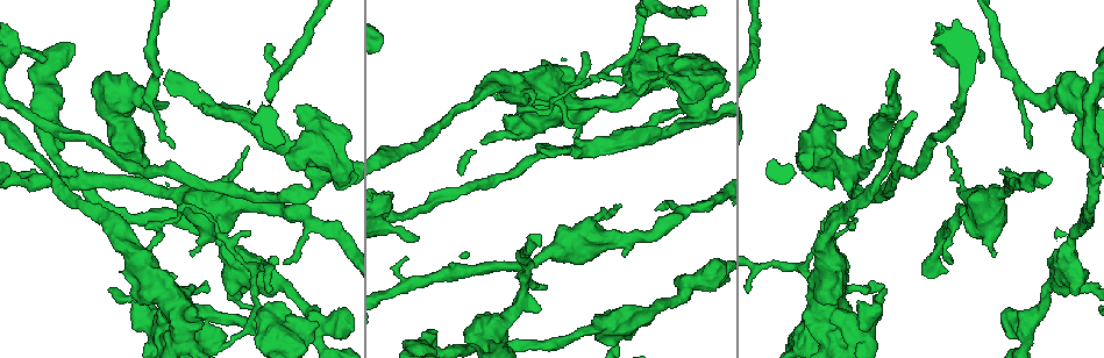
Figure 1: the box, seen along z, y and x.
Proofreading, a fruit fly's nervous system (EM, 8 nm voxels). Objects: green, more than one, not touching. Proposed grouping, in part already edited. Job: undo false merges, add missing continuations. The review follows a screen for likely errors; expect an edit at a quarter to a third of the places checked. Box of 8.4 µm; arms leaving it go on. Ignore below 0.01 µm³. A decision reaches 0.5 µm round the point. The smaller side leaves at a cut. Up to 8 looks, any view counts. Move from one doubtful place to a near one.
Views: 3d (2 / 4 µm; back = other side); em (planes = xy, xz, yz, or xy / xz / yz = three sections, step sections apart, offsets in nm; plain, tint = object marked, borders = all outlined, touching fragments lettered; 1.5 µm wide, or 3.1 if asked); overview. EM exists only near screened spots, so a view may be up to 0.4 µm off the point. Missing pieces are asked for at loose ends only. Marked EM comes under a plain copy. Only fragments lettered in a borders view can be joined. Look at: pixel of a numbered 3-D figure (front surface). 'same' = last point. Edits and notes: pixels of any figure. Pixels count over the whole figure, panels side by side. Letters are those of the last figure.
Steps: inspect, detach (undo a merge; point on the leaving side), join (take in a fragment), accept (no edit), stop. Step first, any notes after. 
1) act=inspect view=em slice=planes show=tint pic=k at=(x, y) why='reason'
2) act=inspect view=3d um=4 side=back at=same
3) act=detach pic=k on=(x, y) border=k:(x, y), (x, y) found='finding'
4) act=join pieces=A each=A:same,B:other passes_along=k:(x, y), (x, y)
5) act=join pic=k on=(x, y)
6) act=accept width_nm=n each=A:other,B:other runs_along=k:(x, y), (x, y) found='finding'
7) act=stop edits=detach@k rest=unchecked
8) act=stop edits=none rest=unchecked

act=inspect view=3d um=4 side=back pic=1 at=(993, 252) why='an open end'

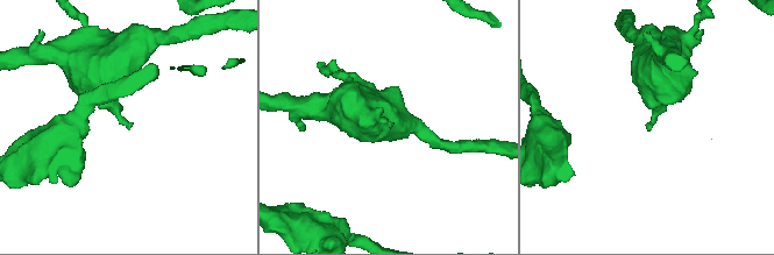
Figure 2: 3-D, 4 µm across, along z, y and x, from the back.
act=inspect view=em slice=planes show=borders pic=2 at=(650, 121)

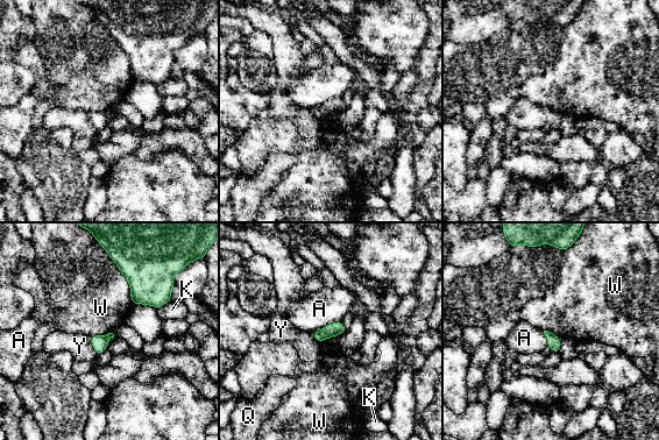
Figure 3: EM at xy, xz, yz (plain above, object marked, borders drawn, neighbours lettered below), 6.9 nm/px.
act=accept longest_contact=W:380nm each=A:other,K:other,Q:other,W:other,Y:other border=3:(110, 256), (127, 281), (133, 305) found='none of them fits'

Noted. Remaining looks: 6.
act=inspect view=em slice=yz step=4 show=borders pic=1 at=(621, 207) why='an open end'

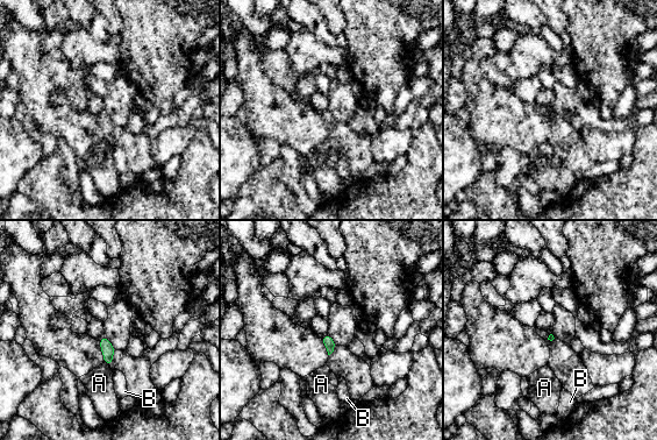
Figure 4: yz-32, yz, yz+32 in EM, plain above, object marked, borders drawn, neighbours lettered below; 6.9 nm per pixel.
act=accept each=A:other,B:other border=4:(104, 362), (108, 367) found='no lettered fragment goes on from it'

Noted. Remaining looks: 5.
act=inspect view=3d um=2 pic=1 at=(537, 147) why='an open end'

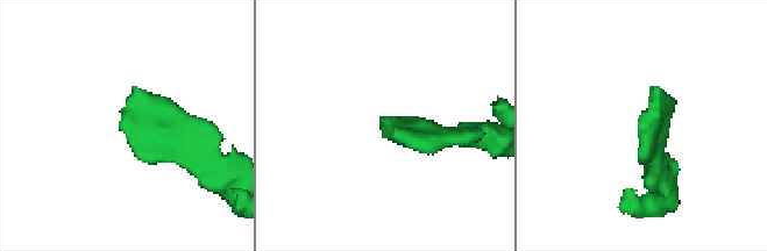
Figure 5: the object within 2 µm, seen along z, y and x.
act=inspect view=em slice=yz step=8 show=tint pic=5 at=(647, 115) why='now the EM'

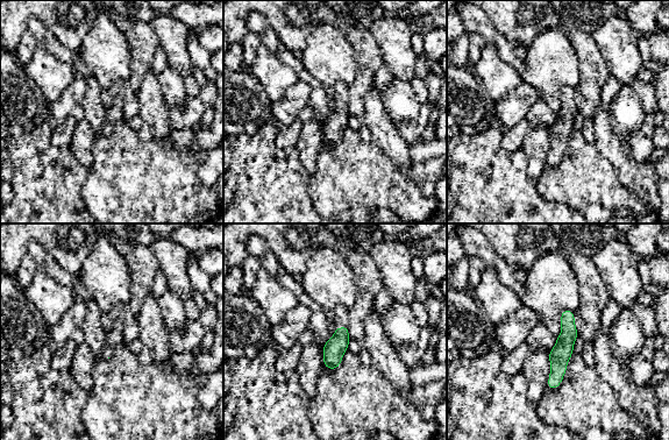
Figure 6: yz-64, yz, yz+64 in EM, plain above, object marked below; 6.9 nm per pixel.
act=inspect view=em slice=yz step=8 show=borders at=same why='see the neighbours'

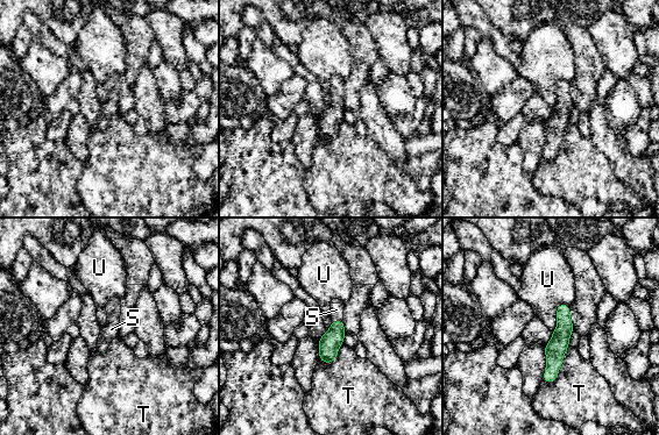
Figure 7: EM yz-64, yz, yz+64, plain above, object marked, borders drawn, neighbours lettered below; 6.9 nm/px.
act=join pieces=S each=S:same,T:other,U:other found='the cell continues'

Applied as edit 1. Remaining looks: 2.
act=stop edits=join@7 rest=unchecked

